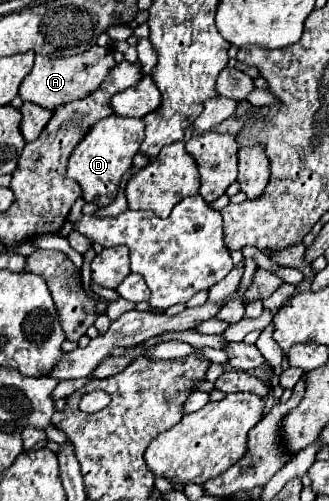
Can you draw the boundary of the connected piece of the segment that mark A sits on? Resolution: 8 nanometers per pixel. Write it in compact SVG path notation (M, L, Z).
M93 46L91 50L79 54L79 56L69 56L69 58L47 58L47 56L35 56L35 66L27 74L25 82L19 88L19 96L23 102L33 102L39 104L47 110L55 110L61 104L79 100L93 92L95 88L101 86L103 78L109 74L109 70L115 66L113 60L113 50L111 48L101 48Z

